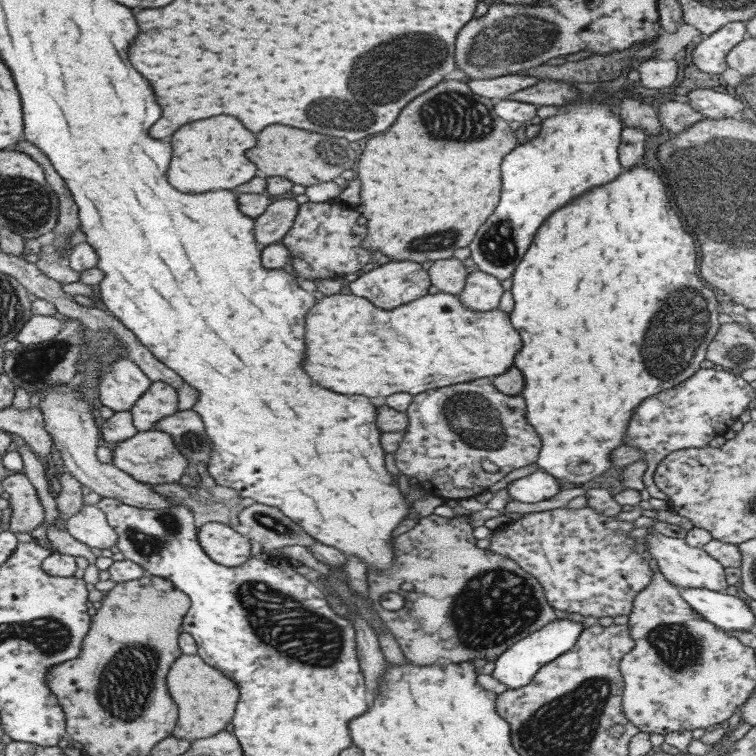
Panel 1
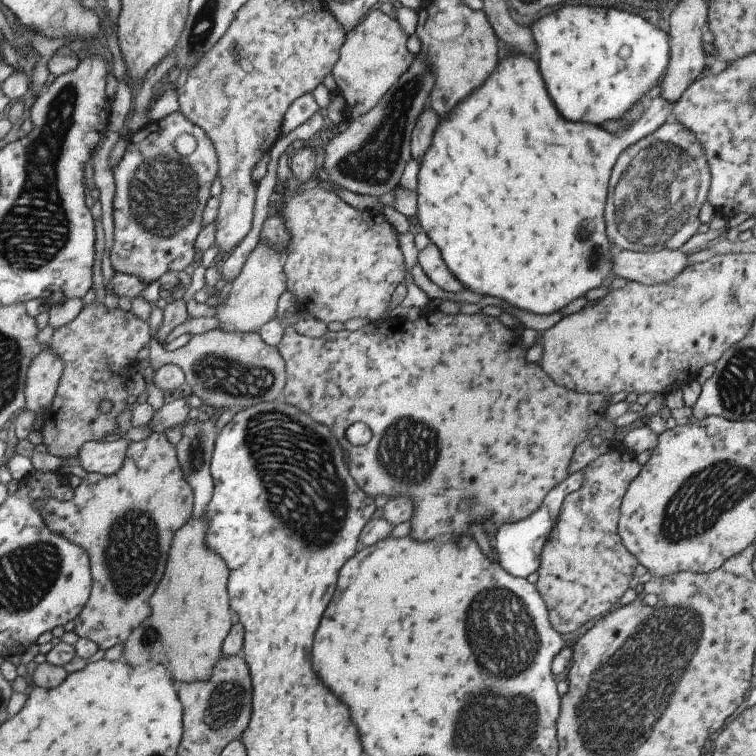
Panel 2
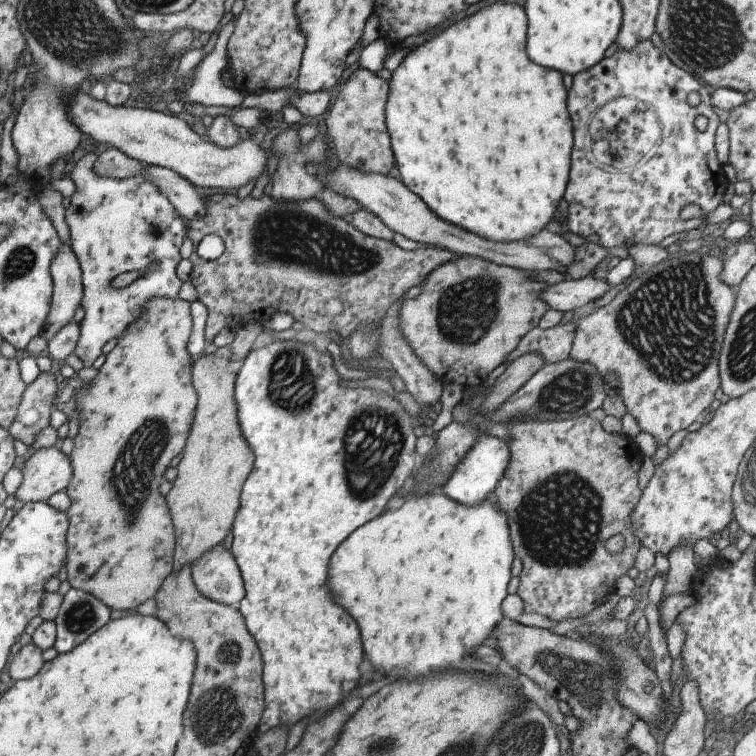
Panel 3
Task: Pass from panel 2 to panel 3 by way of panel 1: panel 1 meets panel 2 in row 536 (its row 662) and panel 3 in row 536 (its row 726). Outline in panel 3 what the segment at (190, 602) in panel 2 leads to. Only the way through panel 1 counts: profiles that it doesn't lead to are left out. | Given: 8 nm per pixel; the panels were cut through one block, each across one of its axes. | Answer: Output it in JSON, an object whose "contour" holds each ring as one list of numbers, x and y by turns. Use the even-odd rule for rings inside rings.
{"contour":[[233,346,218,347,213,354,203,353,193,360,193,387,198,395,198,404,195,410,195,419,191,433,183,448,183,459,177,465,178,474,172,483,172,488,166,496,168,508,175,530,175,554,173,557,173,571,177,573,184,565,189,567,216,545,219,545,233,525,234,514,238,510,240,490,244,480,248,478,254,454,243,437,239,428,239,414,235,397,235,380,237,374,230,372,230,361,233,355]]}

